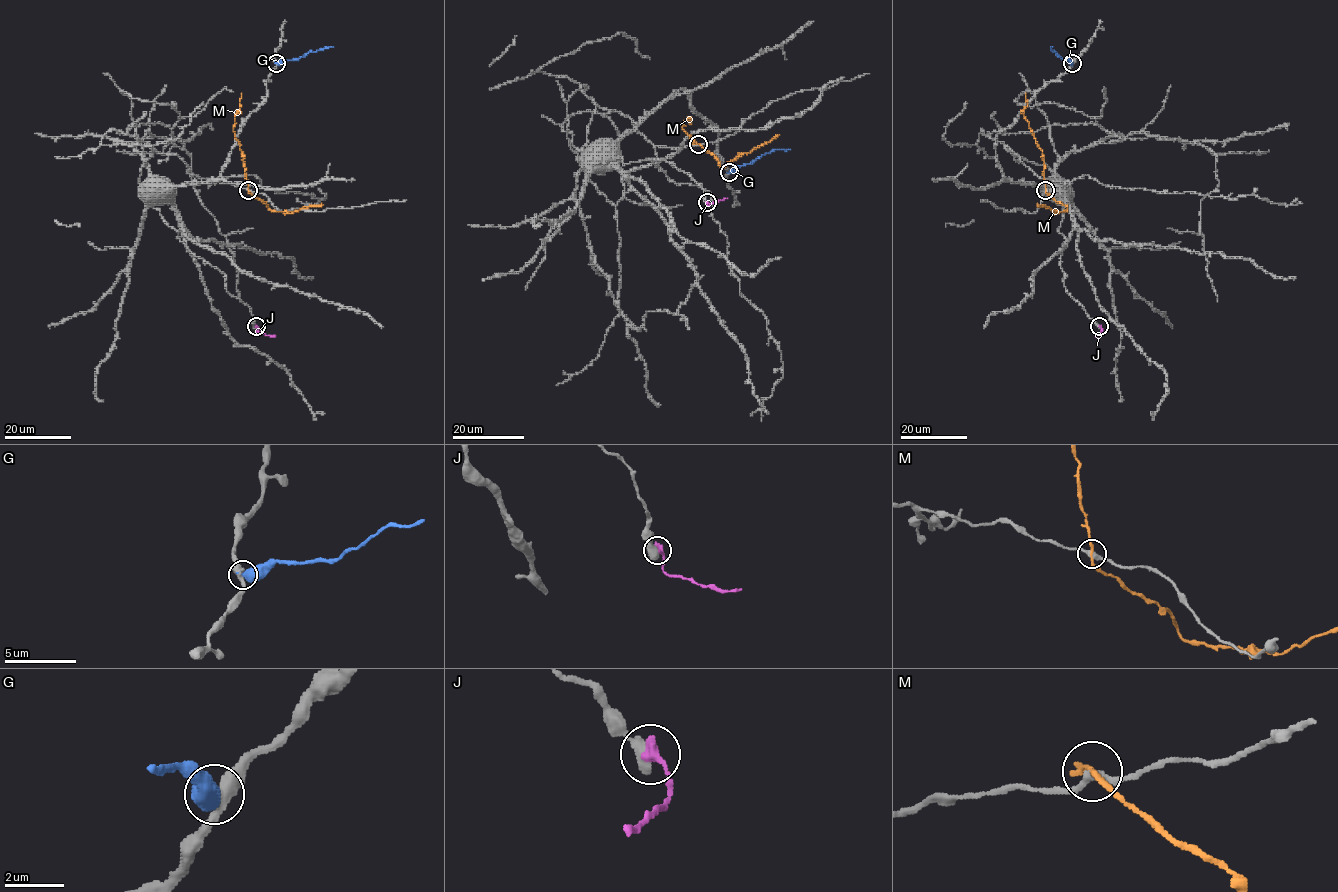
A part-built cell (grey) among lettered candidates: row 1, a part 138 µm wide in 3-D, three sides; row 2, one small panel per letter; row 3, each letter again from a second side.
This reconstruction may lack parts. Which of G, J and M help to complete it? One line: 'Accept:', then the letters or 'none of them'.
Accept: J

